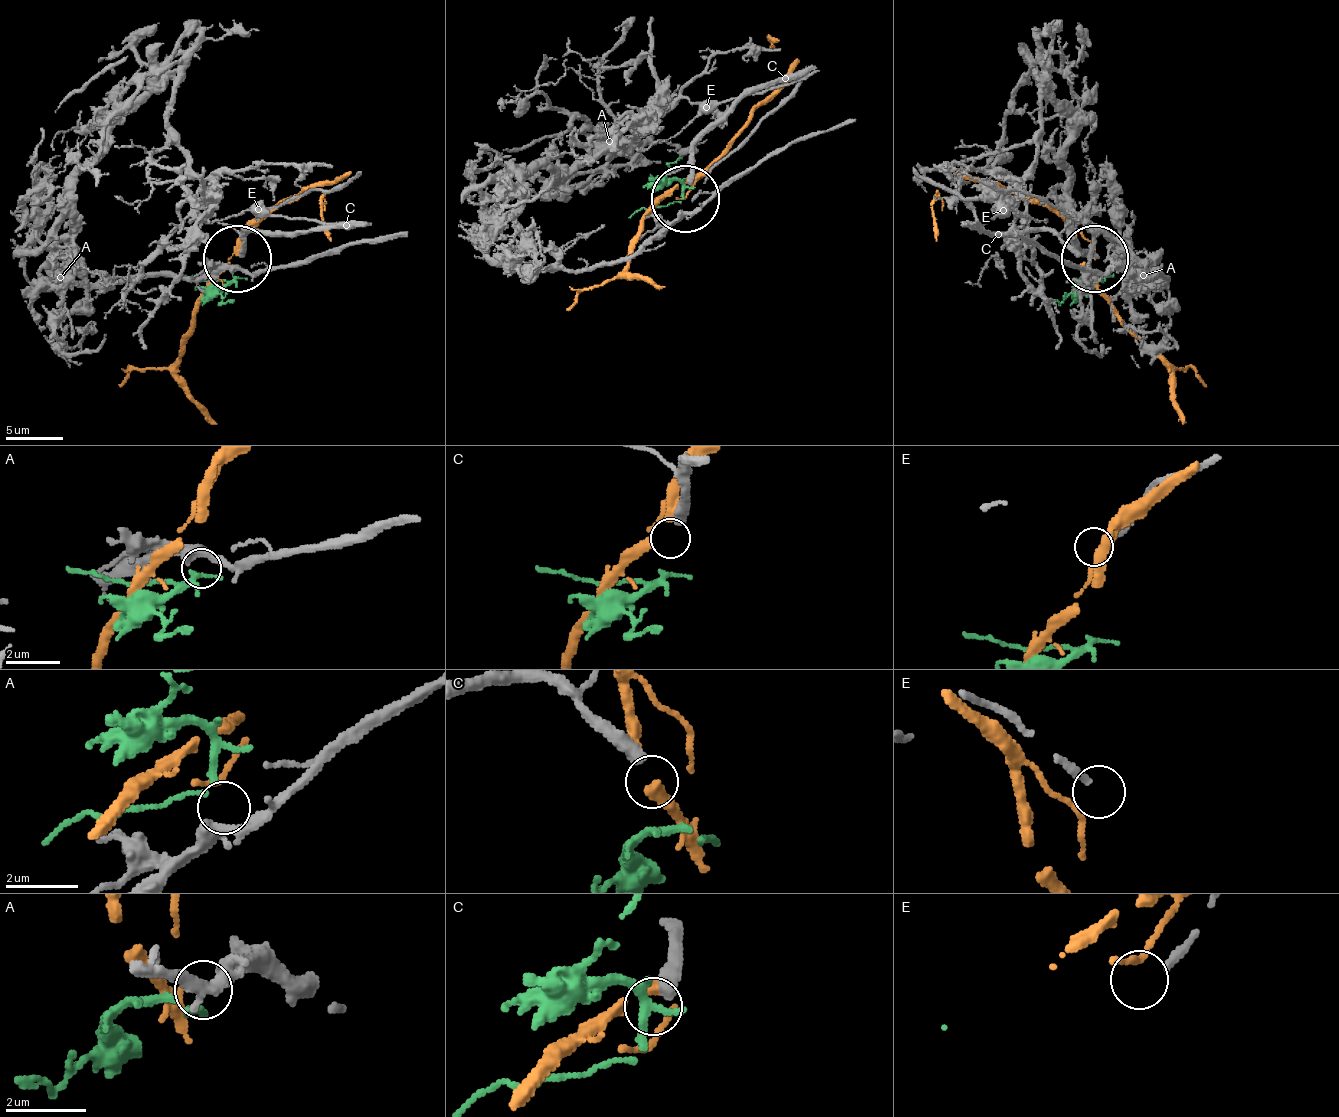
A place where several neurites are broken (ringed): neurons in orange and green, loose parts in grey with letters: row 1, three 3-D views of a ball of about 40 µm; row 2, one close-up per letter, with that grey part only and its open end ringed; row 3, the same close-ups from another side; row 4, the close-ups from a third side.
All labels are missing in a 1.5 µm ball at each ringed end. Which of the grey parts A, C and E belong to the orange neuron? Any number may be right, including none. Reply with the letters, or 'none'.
none

